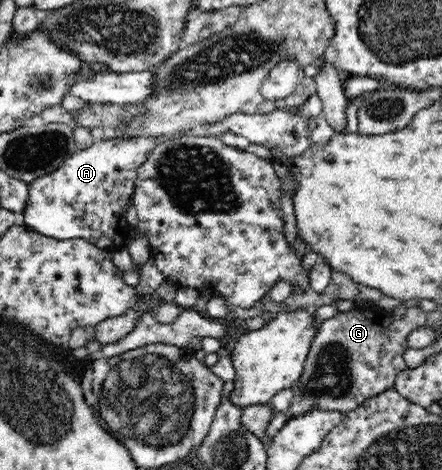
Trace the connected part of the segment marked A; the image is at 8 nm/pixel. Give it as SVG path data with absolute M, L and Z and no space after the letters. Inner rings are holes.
M176 135L94 141L90 147L73 153L56 171L30 182L30 197L20 222L57 240L88 240L103 251L128 247L131 230L124 217L135 192L138 169L156 145L172 137Z

